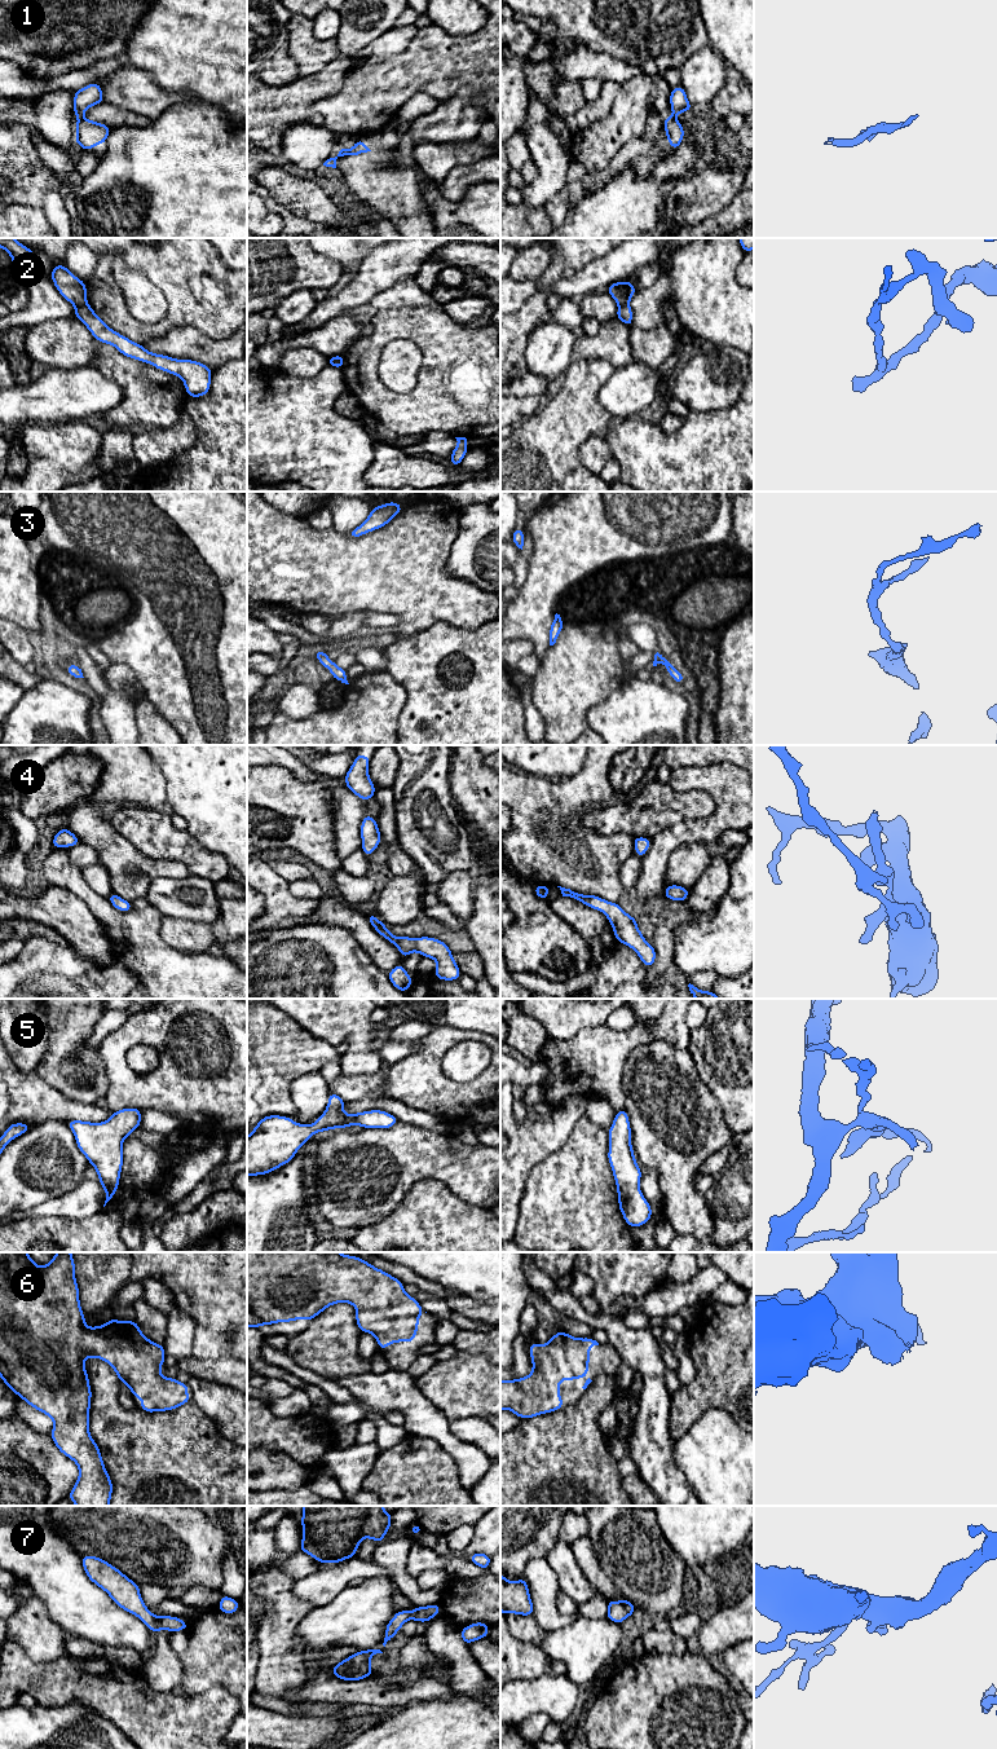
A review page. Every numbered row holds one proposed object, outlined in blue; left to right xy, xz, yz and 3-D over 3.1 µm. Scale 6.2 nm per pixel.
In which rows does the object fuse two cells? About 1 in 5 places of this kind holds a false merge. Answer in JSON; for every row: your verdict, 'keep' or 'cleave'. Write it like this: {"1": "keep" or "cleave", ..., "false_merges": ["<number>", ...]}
{"1": "cleave", "2": "cleave", "3": "keep", "4": "keep", "5": "keep", "6": "keep", "7": "keep", "false_merges": ["1", "2"]}

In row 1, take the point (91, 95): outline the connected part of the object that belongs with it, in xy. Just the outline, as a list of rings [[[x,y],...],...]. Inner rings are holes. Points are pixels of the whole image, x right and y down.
[[[91,83],[74,92],[74,115],[79,119],[92,106],[102,103],[103,94],[98,83]]]

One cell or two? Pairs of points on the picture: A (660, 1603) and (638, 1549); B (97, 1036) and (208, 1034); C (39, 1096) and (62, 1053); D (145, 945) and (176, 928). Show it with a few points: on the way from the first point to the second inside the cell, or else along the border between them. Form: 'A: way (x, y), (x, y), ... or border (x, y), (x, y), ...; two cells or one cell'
A: way (657, 1590), (651, 1575), (640, 1562); one cell
B: border (128, 1017), (97, 1047); two cells
C: border (35, 1071), (71, 1100); two cells
D: border (163, 915), (162, 937), (171, 946), (186, 952); two cells

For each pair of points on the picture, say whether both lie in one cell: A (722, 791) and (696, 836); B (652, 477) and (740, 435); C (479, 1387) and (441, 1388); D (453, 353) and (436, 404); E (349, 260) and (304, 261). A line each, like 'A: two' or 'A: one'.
A: one
B: one
C: one
D: one
E: two

